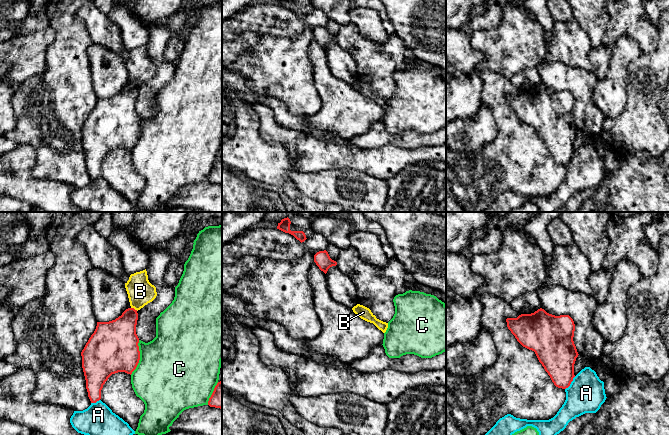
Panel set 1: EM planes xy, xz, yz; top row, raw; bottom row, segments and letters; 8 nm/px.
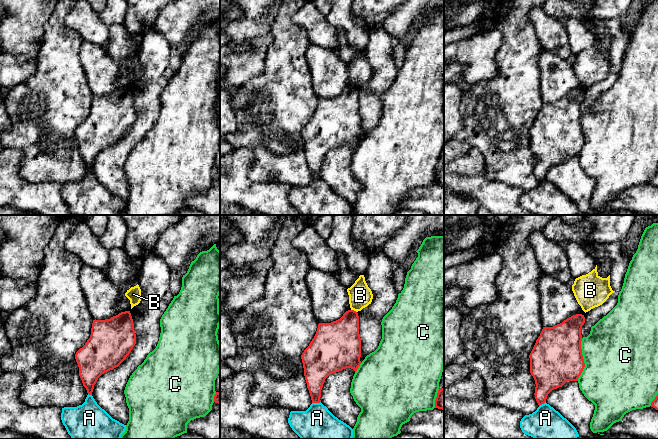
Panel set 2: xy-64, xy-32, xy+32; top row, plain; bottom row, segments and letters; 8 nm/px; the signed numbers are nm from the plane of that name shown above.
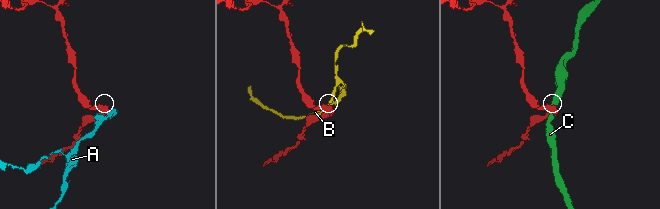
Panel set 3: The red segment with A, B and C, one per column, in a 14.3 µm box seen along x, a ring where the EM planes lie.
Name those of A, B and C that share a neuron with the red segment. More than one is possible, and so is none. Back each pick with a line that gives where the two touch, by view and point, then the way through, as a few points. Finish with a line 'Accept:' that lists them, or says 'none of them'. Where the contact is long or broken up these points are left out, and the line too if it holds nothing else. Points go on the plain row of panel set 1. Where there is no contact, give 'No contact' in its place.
Accept: none of them

